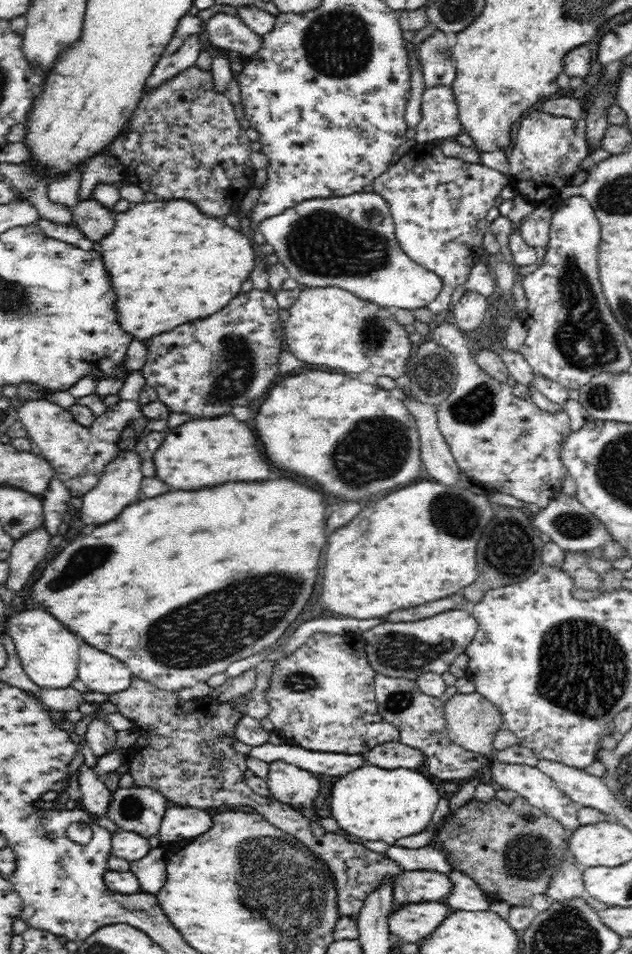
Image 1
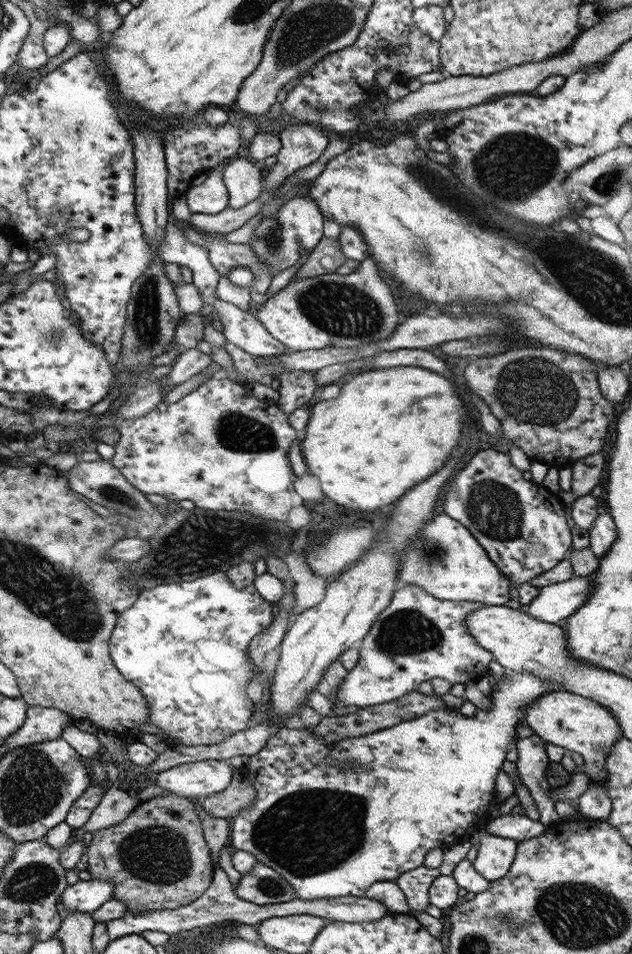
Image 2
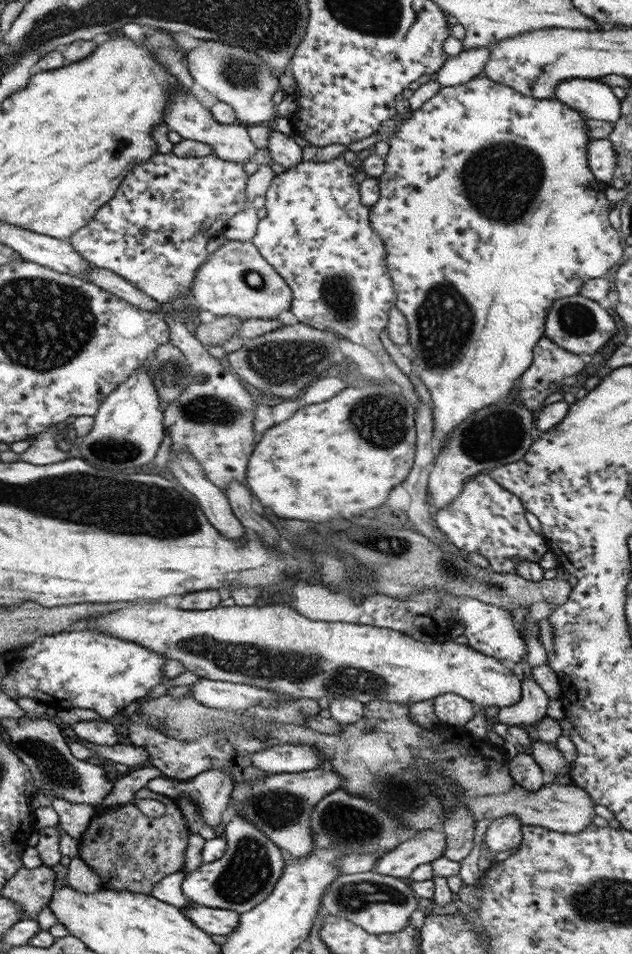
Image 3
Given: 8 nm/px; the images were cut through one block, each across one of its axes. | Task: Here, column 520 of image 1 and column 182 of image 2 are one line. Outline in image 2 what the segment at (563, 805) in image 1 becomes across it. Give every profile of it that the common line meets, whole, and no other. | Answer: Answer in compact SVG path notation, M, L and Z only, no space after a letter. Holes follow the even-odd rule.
M199 760L179 764L174 768L157 772L152 780L162 790L172 795L186 797L205 796L224 791L233 777L233 767L225 760Z

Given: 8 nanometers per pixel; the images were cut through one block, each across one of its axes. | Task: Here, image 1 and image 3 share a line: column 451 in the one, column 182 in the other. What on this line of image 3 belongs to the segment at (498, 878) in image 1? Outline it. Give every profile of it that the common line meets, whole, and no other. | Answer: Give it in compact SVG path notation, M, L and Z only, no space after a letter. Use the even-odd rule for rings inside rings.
M148 787L134 794L134 802L116 806L112 810L102 810L94 815L90 821L86 832L80 836L79 858L90 866L100 877L100 888L114 889L115 891L128 890L138 891L138 893L152 894L152 887L162 878L181 871L188 847L189 836L191 835L185 816L181 812L180 805L176 799L157 794L150 791ZM136 798L150 798L162 802L166 808L164 815L160 817L150 817L144 814L136 805Z

